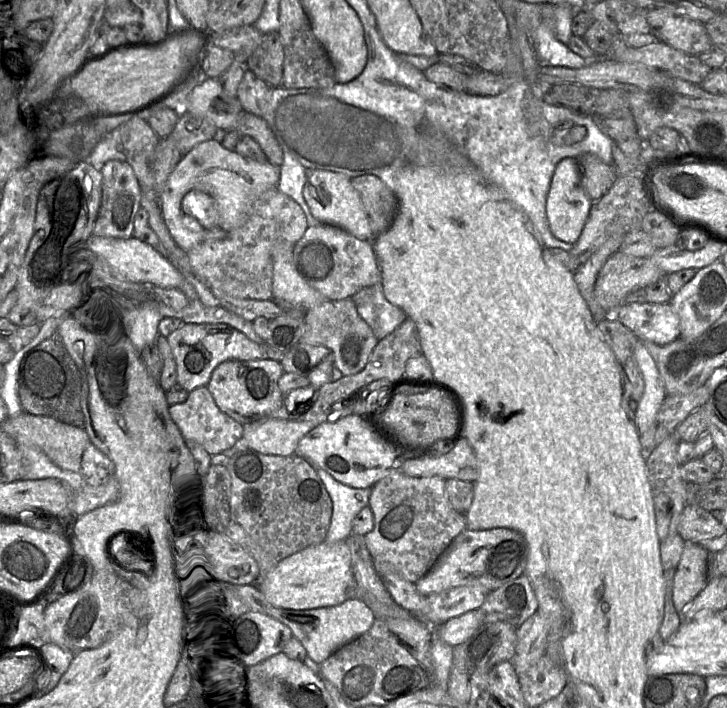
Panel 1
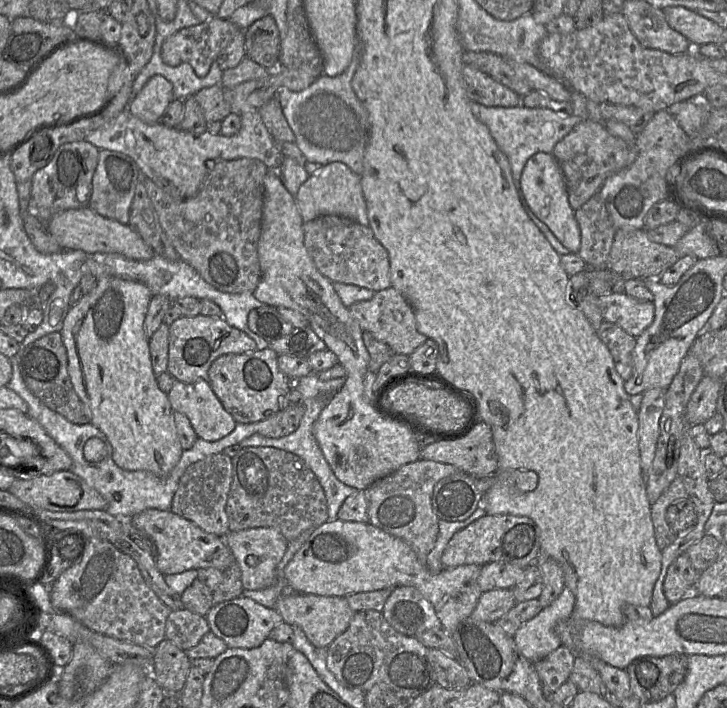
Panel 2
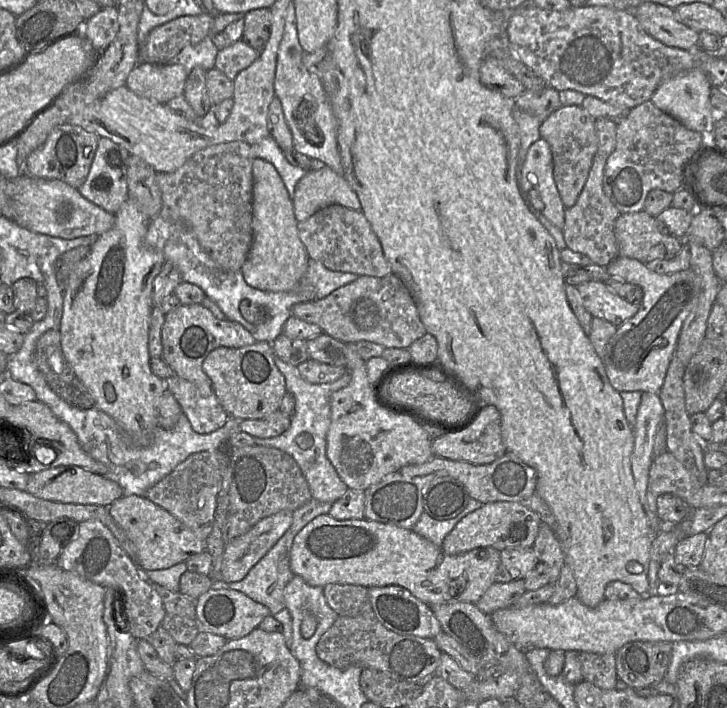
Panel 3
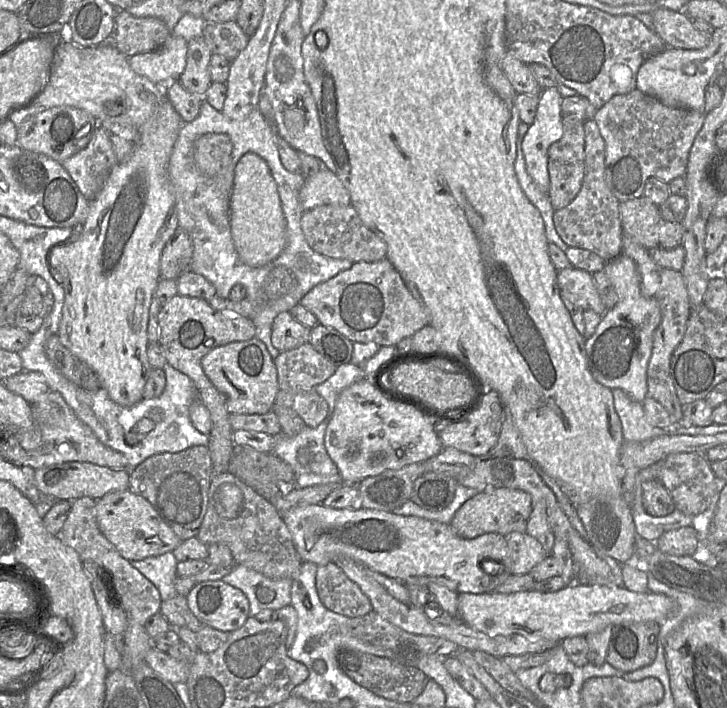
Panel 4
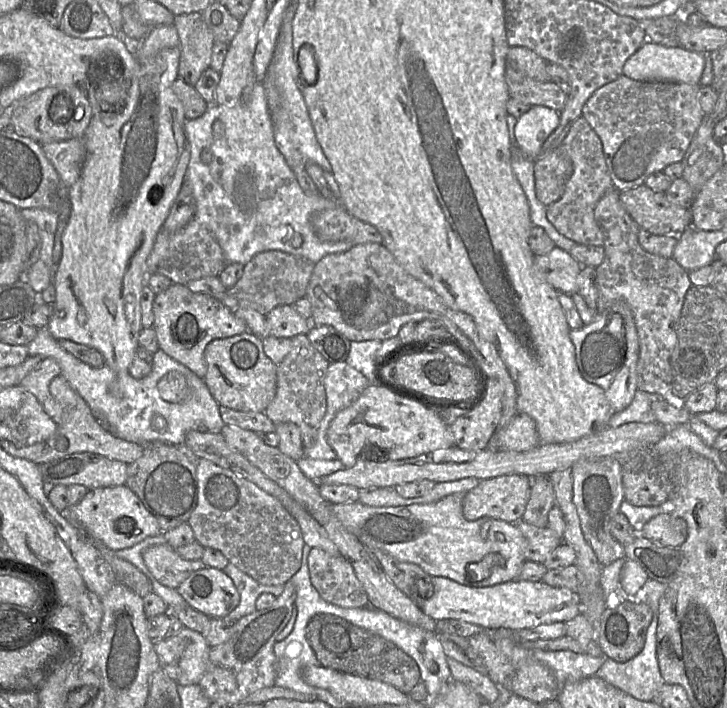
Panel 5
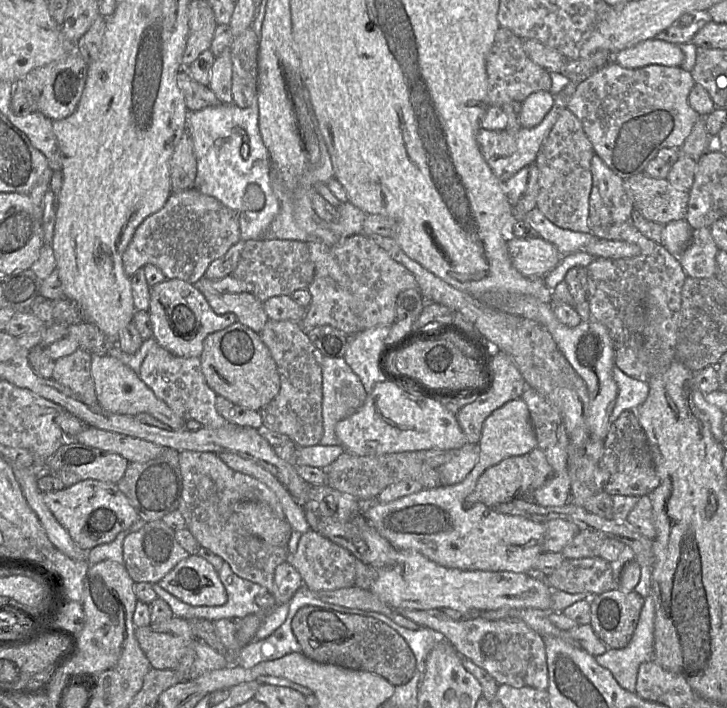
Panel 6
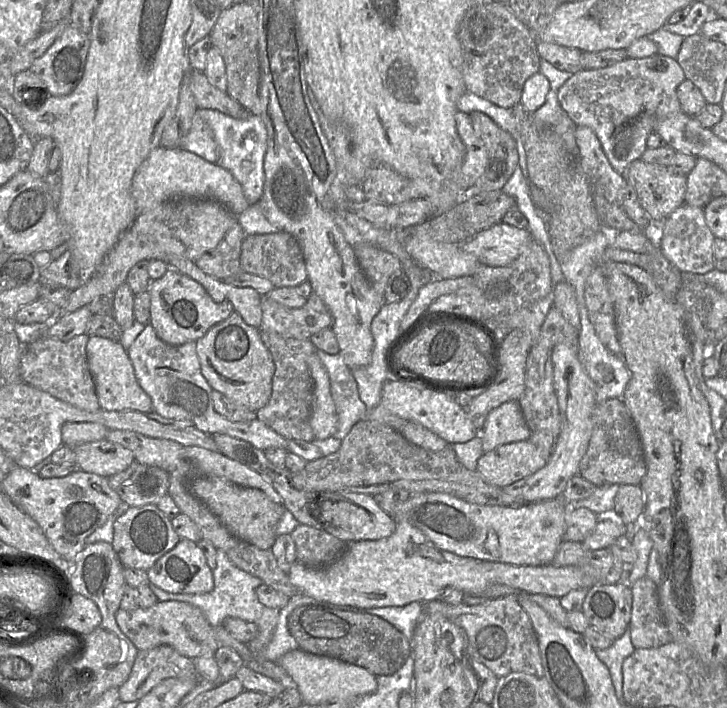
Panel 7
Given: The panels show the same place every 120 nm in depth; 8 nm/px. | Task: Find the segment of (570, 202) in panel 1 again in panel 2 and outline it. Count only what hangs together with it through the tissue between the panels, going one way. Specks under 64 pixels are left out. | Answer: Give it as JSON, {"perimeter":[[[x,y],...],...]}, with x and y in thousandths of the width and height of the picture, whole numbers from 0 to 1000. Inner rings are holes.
{"perimeter":[[[740,215],[728,223],[715,251],[717,275],[724,290],[762,329],[784,356],[795,357],[799,329],[791,308],[791,297],[784,291],[779,258],[759,216]]]}

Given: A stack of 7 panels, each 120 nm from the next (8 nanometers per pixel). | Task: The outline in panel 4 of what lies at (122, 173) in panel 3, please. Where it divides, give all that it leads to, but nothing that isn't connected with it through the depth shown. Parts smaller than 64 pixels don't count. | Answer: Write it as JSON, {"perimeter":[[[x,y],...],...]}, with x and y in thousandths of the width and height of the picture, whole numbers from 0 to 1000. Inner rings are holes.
{"perimeter":[[[133,179],[122,203],[89,226],[85,234],[111,273],[121,282],[128,282],[162,229],[151,192],[142,181]]]}

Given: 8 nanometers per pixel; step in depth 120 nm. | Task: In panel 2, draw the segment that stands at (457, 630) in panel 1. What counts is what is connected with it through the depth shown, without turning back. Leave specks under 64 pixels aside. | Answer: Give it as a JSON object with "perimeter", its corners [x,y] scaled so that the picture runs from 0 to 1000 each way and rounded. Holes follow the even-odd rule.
{"perimeter":[[[704,832],[674,833],[663,838],[646,871],[652,877],[684,879],[708,853]]]}

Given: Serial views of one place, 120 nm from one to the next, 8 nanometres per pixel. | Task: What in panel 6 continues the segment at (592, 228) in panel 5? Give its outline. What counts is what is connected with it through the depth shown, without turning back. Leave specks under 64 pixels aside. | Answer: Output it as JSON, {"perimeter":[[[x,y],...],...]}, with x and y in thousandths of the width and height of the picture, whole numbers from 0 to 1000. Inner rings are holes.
{"perimeter":[[[774,154],[747,199],[735,233],[741,242],[739,294],[765,319],[792,328],[812,328],[810,280],[814,267],[813,226],[818,213],[799,172]]]}

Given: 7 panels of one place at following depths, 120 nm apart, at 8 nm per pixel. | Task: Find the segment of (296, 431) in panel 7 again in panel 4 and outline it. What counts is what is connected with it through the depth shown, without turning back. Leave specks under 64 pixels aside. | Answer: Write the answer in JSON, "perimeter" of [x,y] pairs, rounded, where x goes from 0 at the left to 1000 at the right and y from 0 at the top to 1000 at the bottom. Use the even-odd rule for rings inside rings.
{"perimeter":[[[426,483],[406,493],[388,496],[377,507],[382,528],[382,554],[378,573],[389,573],[403,578],[428,605],[436,603],[451,585],[451,571],[435,552],[433,547],[462,524],[464,516],[442,501]]]}

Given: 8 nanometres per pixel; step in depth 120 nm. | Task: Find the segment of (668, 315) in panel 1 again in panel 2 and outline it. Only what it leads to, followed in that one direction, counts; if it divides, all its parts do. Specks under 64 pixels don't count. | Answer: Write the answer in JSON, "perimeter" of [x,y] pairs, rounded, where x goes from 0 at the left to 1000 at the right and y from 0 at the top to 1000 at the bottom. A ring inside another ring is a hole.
{"perimeter":[[[840,414],[824,422],[831,453],[846,456],[873,477],[898,455],[895,425],[876,424],[861,414]]]}

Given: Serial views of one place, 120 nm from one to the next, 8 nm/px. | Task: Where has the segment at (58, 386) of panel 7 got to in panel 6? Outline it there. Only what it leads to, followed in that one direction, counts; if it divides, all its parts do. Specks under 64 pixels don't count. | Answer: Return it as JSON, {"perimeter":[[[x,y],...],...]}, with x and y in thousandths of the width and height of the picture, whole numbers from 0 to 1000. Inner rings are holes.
{"perimeter":[[[107,492],[102,499],[76,510],[72,535],[92,545],[120,569],[133,569],[129,537],[125,525],[127,501]]]}

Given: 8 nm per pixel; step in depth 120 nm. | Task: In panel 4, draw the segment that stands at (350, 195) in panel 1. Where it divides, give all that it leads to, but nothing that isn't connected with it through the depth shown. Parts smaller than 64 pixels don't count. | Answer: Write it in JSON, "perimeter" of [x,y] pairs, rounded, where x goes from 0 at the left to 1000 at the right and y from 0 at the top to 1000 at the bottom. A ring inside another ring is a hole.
{"perimeter":[[[442,239],[432,247],[420,251],[418,260],[411,268],[411,282],[420,298],[448,288],[468,291],[483,288],[479,268],[462,244],[453,239]]]}

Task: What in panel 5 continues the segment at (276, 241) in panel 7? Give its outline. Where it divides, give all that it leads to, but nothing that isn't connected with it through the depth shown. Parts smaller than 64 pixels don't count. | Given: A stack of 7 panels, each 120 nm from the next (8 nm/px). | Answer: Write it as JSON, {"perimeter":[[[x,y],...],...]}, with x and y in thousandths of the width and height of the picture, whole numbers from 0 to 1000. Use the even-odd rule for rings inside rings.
{"perimeter":[[[369,353],[352,359],[334,374],[334,386],[327,398],[315,407],[304,427],[318,438],[340,432],[367,445],[384,431],[403,431],[421,417],[433,371],[385,353]]]}

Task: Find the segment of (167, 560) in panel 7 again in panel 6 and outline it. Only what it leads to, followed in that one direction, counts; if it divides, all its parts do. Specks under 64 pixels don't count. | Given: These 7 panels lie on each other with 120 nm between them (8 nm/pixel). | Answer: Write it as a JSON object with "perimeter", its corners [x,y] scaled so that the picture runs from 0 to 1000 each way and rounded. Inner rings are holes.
{"perimeter":[[[272,782],[249,791],[217,825],[264,856],[305,856],[314,845],[300,806]]]}

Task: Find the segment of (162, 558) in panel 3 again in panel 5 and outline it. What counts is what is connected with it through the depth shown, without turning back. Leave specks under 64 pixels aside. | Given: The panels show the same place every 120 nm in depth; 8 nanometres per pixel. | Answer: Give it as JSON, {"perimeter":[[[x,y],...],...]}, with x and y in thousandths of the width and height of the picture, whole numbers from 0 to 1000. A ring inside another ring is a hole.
{"perimeter":[[[173,685],[121,692],[106,712],[92,716],[84,726],[98,740],[107,740],[124,758],[155,778],[183,773],[204,758],[227,753],[190,701]]]}

